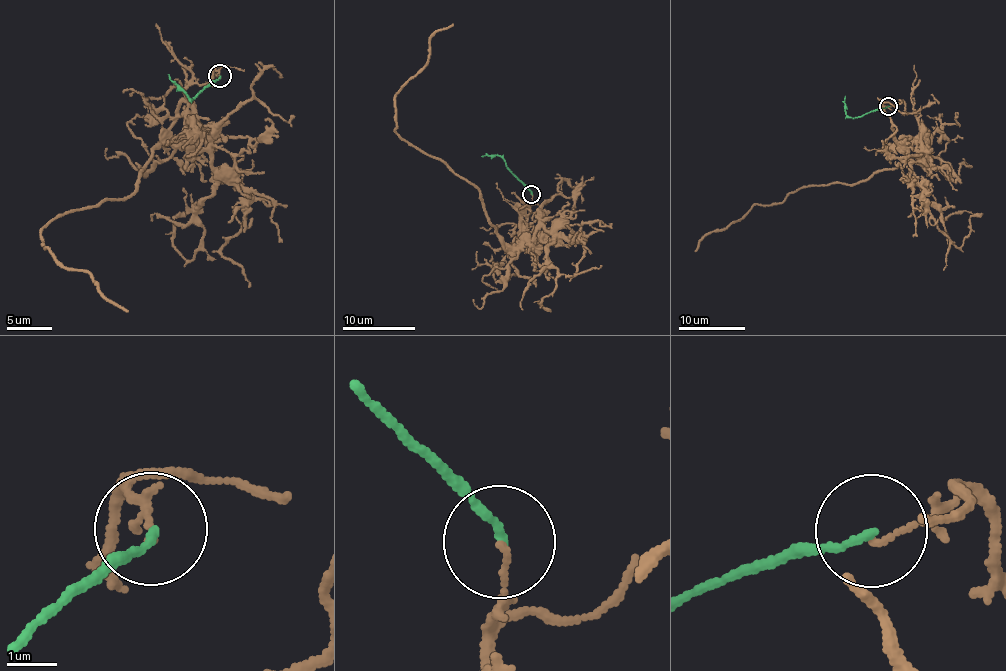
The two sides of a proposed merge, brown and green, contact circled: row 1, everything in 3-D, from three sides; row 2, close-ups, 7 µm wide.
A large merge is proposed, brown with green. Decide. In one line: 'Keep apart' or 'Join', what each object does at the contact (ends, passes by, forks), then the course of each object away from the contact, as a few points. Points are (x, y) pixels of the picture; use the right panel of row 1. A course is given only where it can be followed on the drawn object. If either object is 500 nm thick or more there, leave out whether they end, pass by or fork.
Keep apart. At the ring brown ends. At the ring green ends. Course of brown: (888, 106), (901, 101), (930, 144), (858, 184), (813, 184), (778, 203), (750, 207), (704, 234), (695, 252). Course of green: (888, 106), (850, 117), (846, 114), (844, 95)

